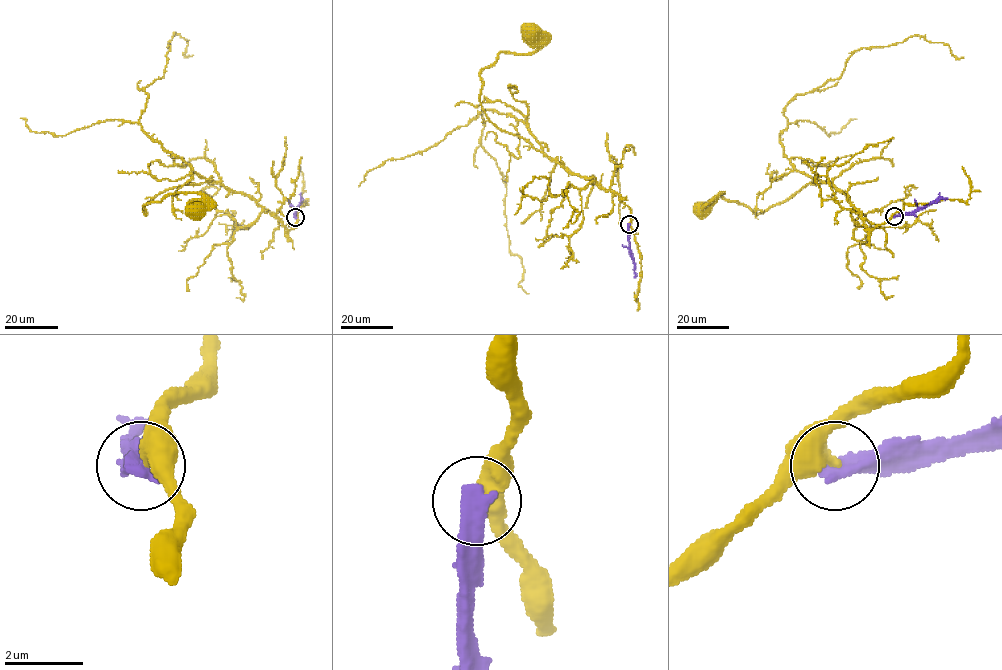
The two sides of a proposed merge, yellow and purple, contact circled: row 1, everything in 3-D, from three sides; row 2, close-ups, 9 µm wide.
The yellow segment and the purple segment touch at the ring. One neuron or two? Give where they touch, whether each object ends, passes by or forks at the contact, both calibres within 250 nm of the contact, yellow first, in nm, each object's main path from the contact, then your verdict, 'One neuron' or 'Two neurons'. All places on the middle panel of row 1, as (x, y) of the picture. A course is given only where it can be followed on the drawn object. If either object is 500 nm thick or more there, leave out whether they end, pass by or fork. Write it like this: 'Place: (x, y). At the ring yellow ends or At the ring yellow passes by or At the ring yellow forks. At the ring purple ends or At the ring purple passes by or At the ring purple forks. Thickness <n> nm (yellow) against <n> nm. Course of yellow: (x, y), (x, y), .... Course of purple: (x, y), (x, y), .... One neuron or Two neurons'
Place: (629, 224). Thickness 500 nm (yellow) against 500 nm. Course of yellow: (629, 224), (616, 194), (487, 117), (480, 72), (501, 52), (531, 54), (531, 33). Course of purple: (628, 224), (629, 252), (636, 278). Two neurons

